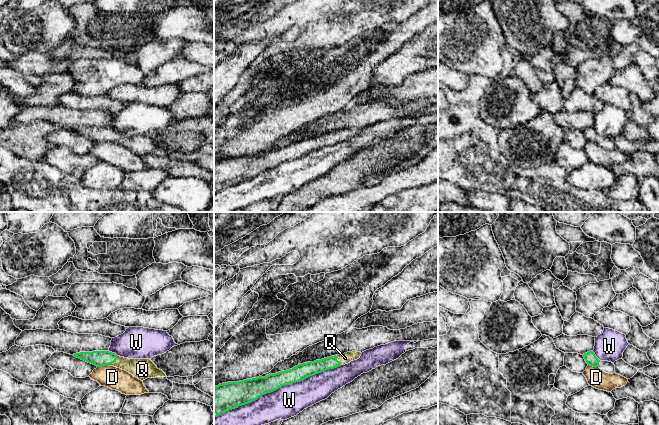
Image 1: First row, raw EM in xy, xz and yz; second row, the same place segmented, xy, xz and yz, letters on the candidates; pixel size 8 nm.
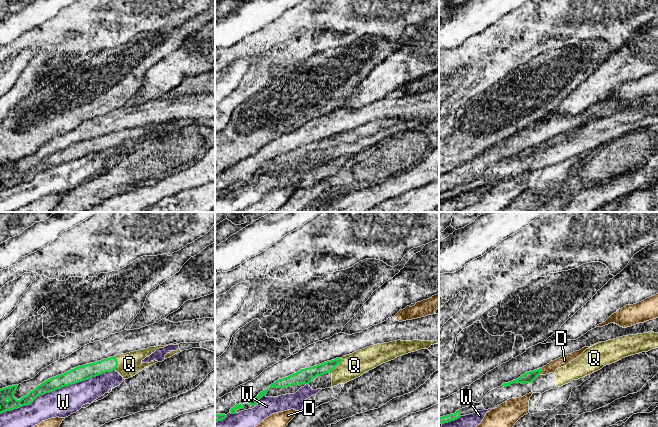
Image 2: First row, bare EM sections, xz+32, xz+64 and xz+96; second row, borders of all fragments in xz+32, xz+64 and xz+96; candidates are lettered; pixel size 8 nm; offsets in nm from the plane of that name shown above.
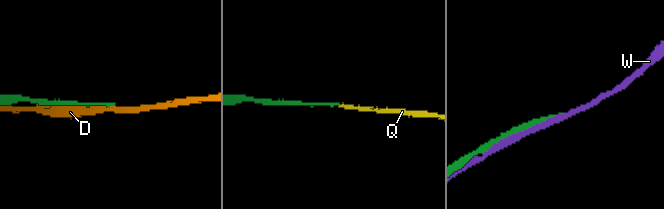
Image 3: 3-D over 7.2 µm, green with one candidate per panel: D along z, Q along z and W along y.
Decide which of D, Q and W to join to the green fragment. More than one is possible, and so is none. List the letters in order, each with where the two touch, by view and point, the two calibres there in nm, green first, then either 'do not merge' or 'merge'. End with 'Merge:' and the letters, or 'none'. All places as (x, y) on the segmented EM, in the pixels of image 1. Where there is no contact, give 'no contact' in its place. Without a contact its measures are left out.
D: contact xy (103, 365); calibres 130 and 180 nm; do not merge
Q: contact xy (114, 361); calibres 130 and 160 nm; merge
W: contact xz (277, 388); calibres 190 and 260 nm; do not merge
Merge: Q

